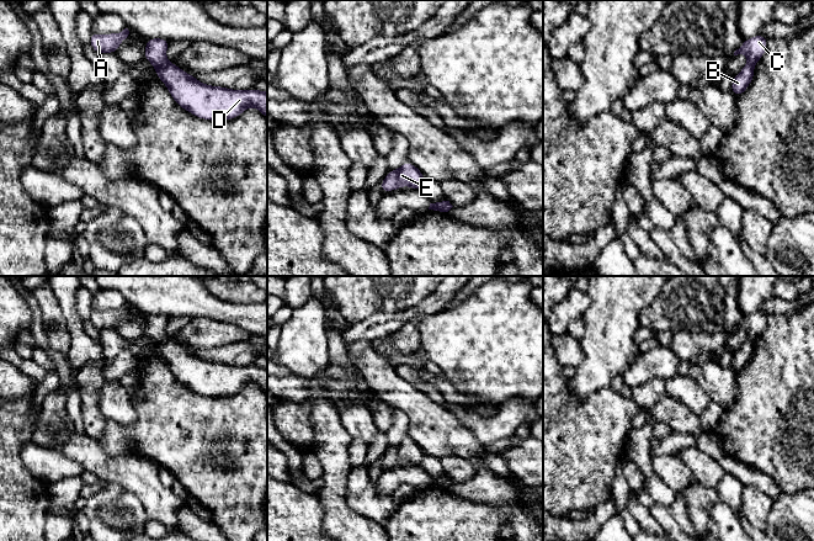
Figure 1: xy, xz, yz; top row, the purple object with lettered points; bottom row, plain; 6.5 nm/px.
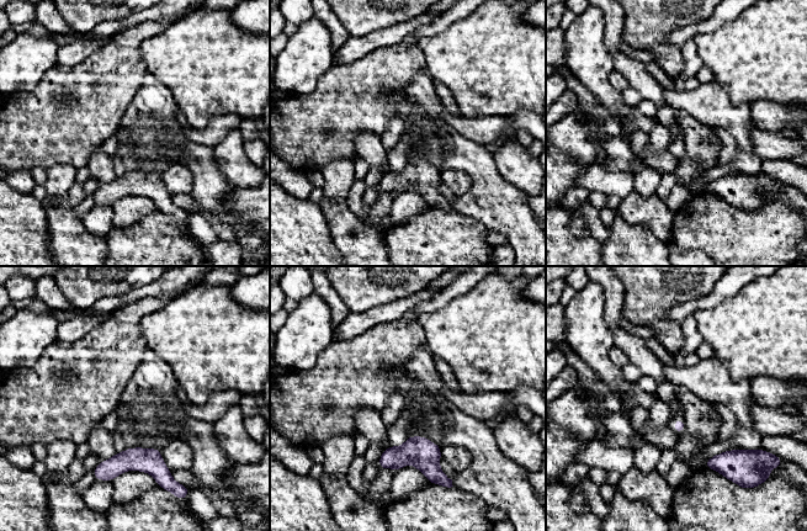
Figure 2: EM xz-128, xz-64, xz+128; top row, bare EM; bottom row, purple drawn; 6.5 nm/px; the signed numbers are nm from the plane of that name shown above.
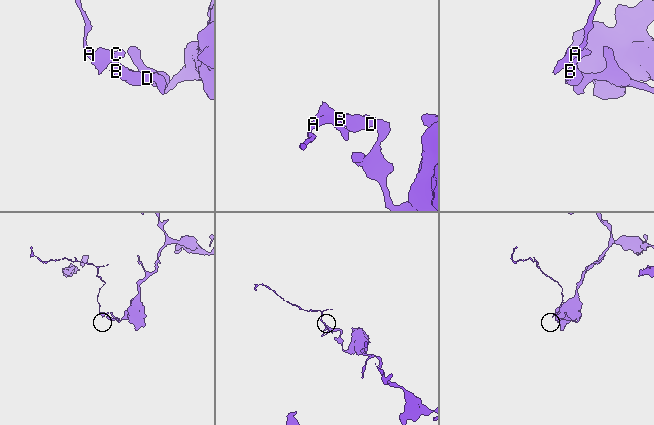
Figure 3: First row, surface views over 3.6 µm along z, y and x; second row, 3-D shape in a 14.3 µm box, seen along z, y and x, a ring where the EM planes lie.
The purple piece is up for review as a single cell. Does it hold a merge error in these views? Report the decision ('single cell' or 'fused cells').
fused cells

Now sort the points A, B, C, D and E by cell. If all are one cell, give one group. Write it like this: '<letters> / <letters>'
A C E / B D

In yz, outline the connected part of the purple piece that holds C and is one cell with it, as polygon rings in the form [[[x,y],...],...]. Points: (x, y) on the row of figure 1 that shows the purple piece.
[[[756,35],[750,39],[744,39],[741,47],[734,52],[734,55],[746,54],[748,64],[754,67],[765,54],[768,38]]]

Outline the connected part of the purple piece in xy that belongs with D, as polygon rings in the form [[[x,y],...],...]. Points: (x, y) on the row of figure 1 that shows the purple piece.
[[[174,63],[155,67],[155,73],[176,104],[198,118],[232,120],[249,107],[257,108],[267,118],[267,91],[206,85]]]

